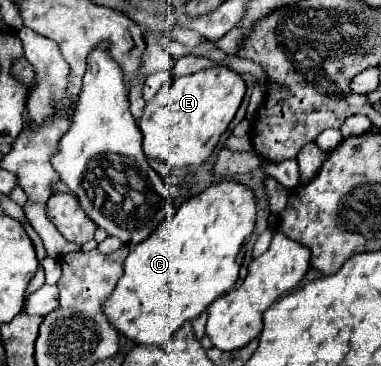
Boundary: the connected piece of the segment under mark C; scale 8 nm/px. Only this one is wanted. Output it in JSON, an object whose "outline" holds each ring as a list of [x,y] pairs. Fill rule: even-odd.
{"outline":[[[218,181],[184,201],[172,221],[160,223],[146,241],[130,249],[124,275],[104,303],[110,323],[140,345],[166,343],[182,323],[196,319],[216,297],[232,289],[240,271],[240,253],[254,225],[256,195],[244,183]]]}

